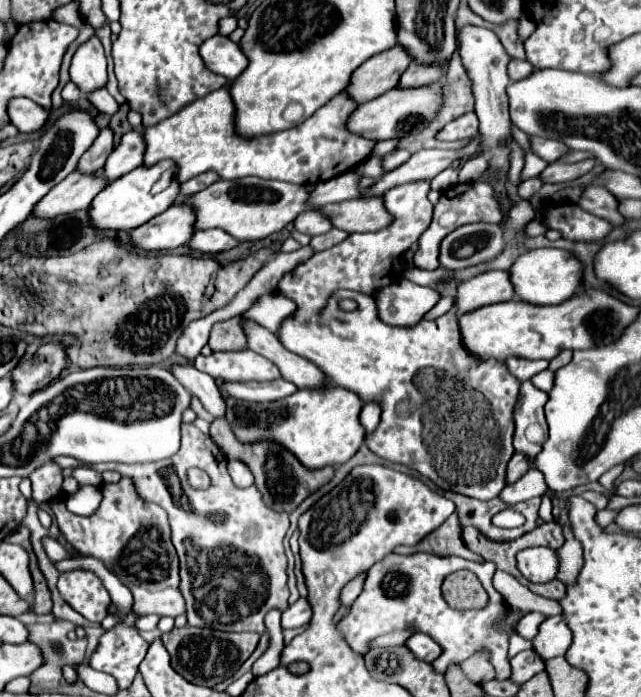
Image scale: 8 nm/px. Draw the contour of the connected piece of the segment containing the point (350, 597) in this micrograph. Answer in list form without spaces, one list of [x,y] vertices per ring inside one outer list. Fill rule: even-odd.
[[[366,573],[358,575],[356,579],[352,579],[352,581],[342,589],[342,593],[340,593],[340,605],[344,605],[344,607],[350,607],[350,605],[352,605],[352,601],[354,601],[354,599],[360,595],[360,591],[362,591],[364,579],[366,579]]]

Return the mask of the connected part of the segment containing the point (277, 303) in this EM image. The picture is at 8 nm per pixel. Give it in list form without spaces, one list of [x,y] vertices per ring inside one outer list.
[[[276,293],[272,295],[262,295],[246,313],[244,317],[246,319],[256,319],[262,327],[266,327],[268,331],[276,333],[278,335],[278,329],[282,327],[284,319],[288,315],[292,315],[292,311],[295,311],[296,304],[287,297],[278,297]]]

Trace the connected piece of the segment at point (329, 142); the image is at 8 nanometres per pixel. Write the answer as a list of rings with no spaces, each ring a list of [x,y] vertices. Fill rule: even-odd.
[[[226,85],[198,99],[196,103],[186,105],[186,109],[180,109],[180,113],[174,113],[152,127],[142,127],[140,133],[144,135],[146,143],[144,165],[150,167],[162,159],[172,159],[178,167],[174,177],[180,183],[204,171],[216,171],[222,179],[256,175],[260,179],[316,185],[318,181],[328,181],[350,171],[370,155],[374,141],[348,133],[344,127],[354,109],[356,103],[346,97],[346,93],[340,93],[298,127],[248,141],[234,133],[234,103]]]

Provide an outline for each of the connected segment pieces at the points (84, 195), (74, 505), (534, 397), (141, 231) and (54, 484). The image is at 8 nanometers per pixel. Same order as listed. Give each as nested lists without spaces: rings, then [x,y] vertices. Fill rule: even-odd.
[[[72,171],[64,181],[60,181],[46,197],[36,203],[30,217],[58,217],[60,213],[74,213],[76,209],[88,209],[90,201],[104,189],[108,181],[96,175],[82,175]]]
[[[80,487],[76,493],[66,495],[66,507],[78,515],[90,515],[100,505],[100,487]]]
[[[524,381],[520,387],[520,397],[514,409],[516,433],[514,449],[524,453],[534,467],[534,459],[542,449],[542,443],[548,439],[548,423],[544,417],[544,405],[548,403],[548,393],[534,387],[530,381]]]
[[[172,205],[148,223],[130,231],[132,245],[144,251],[168,251],[184,245],[194,229],[194,215],[186,205]]]
[[[48,463],[30,473],[32,499],[38,505],[48,503],[56,495],[62,495],[62,473],[60,471],[62,469],[56,463]]]

